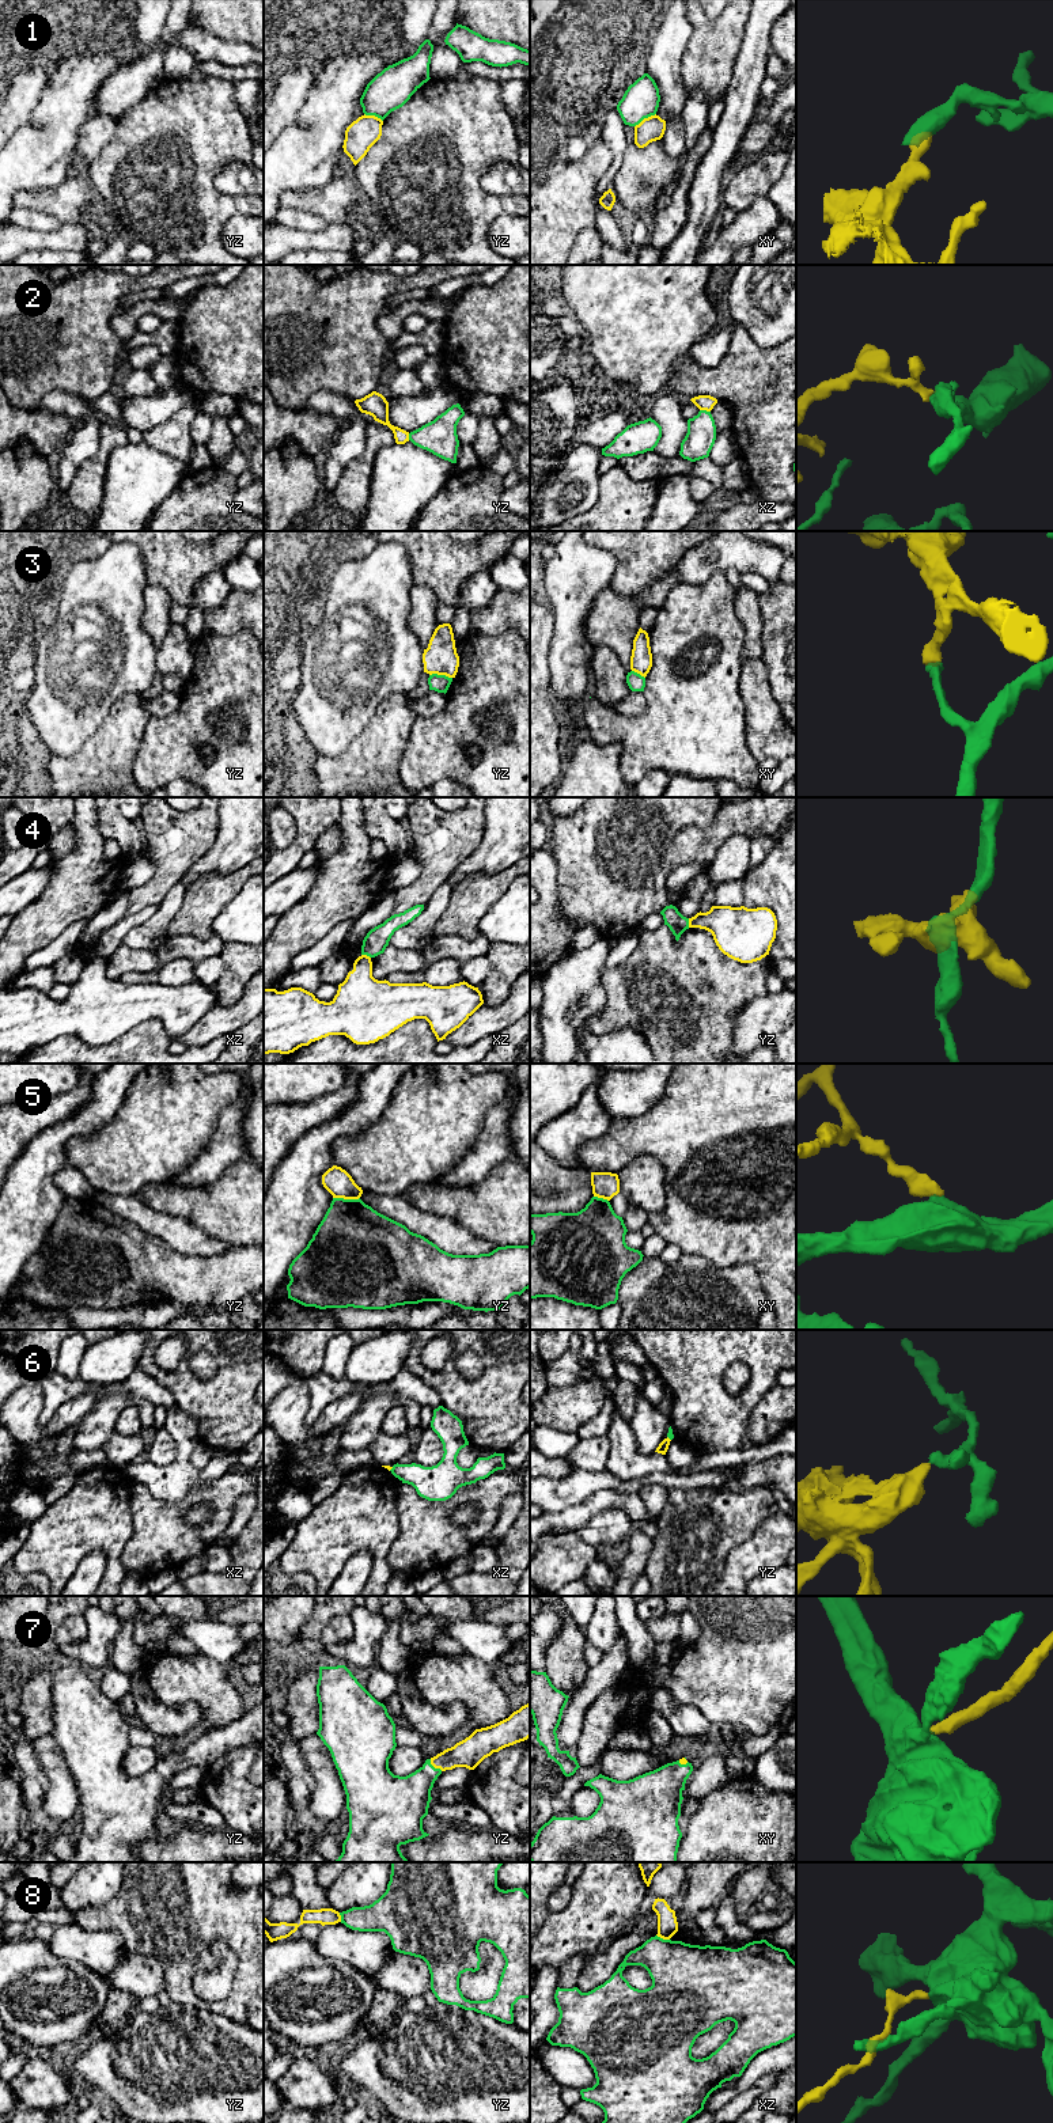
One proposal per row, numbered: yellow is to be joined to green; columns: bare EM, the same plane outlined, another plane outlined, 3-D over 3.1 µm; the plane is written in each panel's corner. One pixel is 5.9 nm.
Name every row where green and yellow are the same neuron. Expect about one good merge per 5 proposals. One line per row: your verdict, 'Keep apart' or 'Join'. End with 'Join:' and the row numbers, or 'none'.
1: Keep apart
2: Keep apart
3: Keep apart
4: Keep apart
5: Keep apart
6: Keep apart
7: Join
8: Keep apart
Join: 7

